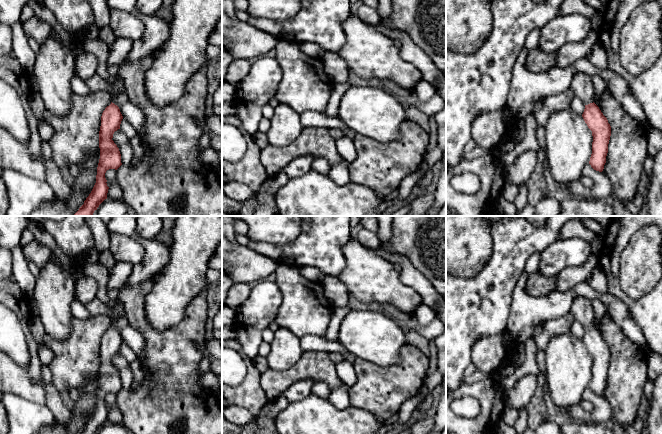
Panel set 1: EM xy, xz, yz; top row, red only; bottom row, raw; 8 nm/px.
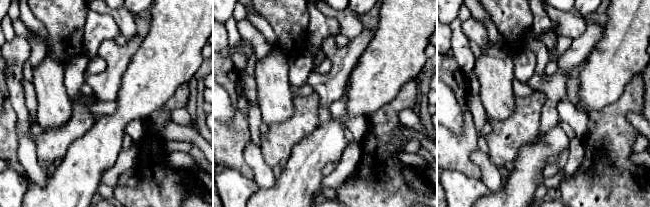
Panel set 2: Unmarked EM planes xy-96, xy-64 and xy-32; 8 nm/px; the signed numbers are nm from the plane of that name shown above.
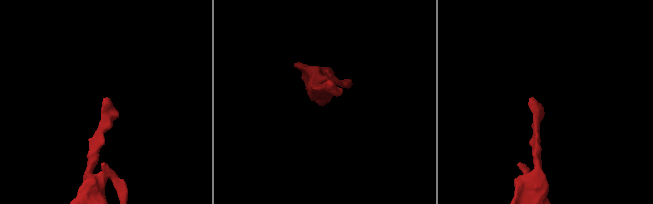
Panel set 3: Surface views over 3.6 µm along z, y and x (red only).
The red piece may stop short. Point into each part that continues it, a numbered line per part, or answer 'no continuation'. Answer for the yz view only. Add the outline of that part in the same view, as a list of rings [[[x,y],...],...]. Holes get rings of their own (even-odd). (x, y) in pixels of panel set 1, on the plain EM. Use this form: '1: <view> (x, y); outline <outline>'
1: yz (581, 308); outline [[[582,296],[574,297],[570,312],[584,329],[594,326],[595,313],[592,300]]]

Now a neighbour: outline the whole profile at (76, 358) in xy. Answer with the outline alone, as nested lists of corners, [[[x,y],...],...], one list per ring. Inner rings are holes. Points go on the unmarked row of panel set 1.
[[[106,315],[85,320],[73,317],[70,336],[64,341],[54,340],[45,334],[44,345],[53,352],[48,368],[55,389],[59,392],[70,388],[80,391],[86,378],[99,372],[101,340],[110,328],[111,320]]]

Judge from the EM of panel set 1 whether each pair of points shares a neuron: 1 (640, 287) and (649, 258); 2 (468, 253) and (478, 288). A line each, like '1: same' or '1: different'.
1: same
2: different

